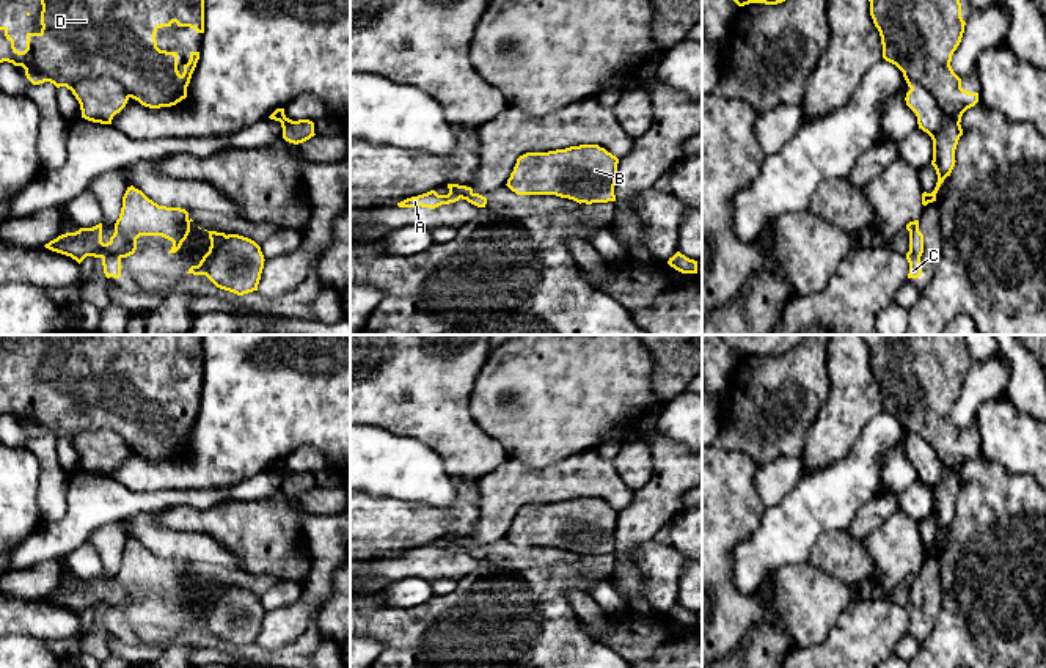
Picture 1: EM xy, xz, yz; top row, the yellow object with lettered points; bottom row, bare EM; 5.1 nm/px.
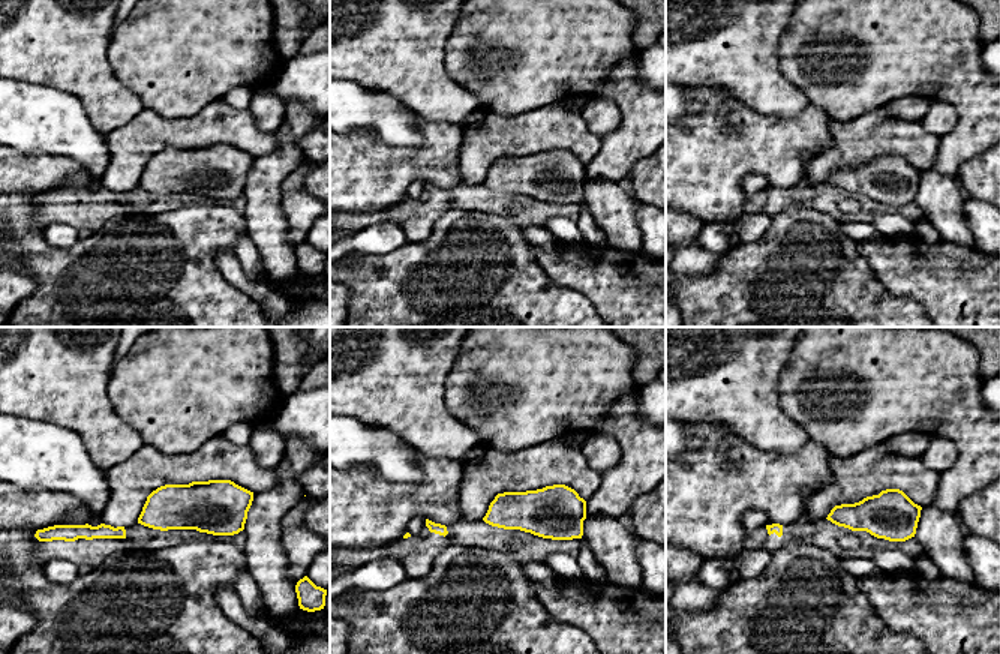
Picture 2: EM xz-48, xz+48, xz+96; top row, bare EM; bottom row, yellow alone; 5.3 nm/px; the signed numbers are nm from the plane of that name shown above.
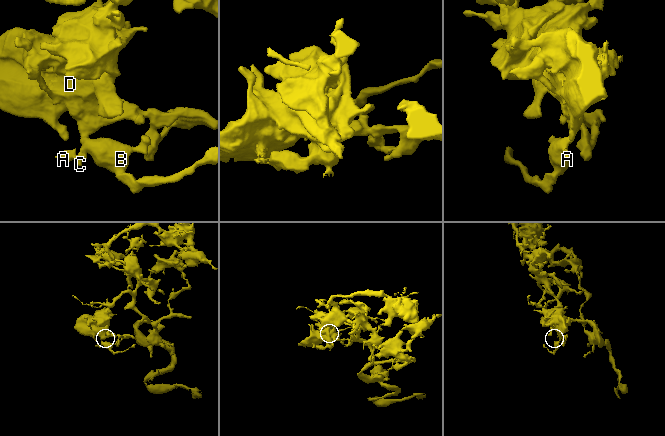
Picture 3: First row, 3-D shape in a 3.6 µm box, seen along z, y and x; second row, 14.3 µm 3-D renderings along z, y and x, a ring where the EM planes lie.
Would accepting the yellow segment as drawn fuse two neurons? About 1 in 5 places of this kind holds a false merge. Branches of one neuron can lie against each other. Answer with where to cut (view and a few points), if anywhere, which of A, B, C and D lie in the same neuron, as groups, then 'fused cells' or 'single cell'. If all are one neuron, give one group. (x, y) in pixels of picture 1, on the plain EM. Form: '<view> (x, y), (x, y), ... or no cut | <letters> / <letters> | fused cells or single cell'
no cut | A B C D | single cell

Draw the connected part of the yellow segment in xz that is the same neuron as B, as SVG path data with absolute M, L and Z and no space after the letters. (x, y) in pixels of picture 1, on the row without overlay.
M580 497L517 511L507 539L517 547L556 547L576 555L616 553L619 511L598 497Z

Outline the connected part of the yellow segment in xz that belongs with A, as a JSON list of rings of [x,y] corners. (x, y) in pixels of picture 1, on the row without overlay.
[[[448,536],[449,545],[448,547],[438,547],[435,542],[430,542],[427,545],[407,550],[400,555],[397,555],[399,560],[430,560],[435,561],[441,556],[455,555],[460,550],[466,552],[468,555],[485,560],[487,550],[474,545],[471,539],[459,538],[459,536]]]

